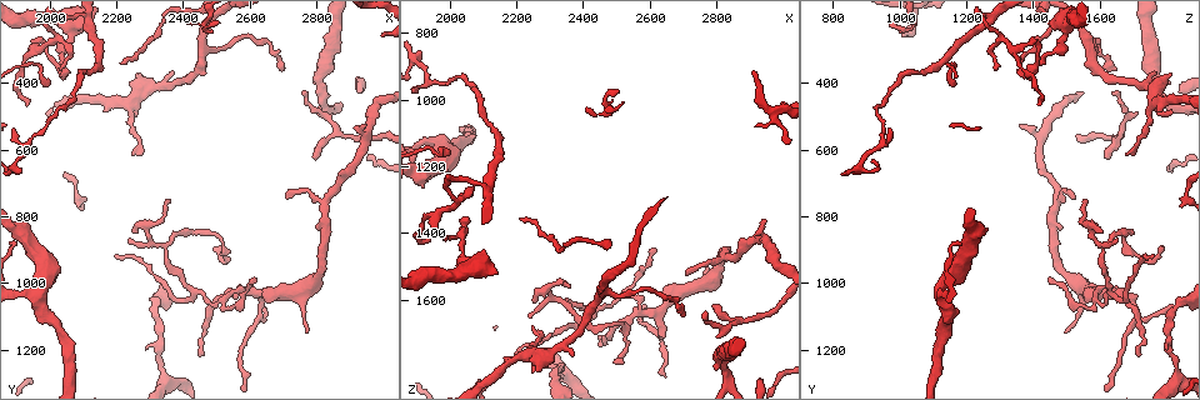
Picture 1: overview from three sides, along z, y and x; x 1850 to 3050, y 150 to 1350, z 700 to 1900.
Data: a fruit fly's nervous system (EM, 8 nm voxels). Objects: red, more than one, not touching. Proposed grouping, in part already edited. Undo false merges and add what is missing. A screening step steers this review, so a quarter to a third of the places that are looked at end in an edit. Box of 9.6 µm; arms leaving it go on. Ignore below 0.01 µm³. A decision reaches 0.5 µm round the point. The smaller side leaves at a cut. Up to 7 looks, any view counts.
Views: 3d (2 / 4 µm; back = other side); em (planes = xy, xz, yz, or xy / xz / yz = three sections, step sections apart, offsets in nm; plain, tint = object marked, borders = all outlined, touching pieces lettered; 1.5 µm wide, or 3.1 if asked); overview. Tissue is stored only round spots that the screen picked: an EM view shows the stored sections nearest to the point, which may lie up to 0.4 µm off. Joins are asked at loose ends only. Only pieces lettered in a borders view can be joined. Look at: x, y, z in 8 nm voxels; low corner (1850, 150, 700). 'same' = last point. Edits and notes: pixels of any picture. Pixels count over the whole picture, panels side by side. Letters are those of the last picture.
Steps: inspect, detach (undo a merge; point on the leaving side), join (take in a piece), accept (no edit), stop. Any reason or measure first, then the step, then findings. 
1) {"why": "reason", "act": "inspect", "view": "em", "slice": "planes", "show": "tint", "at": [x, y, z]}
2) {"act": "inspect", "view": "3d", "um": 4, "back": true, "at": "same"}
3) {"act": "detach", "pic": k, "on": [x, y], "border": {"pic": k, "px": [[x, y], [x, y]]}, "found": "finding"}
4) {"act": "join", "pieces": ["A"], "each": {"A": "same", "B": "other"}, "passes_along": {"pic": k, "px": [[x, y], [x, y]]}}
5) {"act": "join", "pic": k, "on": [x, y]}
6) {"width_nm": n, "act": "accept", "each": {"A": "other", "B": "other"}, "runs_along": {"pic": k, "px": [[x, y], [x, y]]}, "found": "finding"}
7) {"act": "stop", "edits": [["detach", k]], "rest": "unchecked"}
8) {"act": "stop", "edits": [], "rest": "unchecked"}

{"act": "inspect", "view": "3d", "um": 2, "back": true, "at": [2040, 350, 1410]}

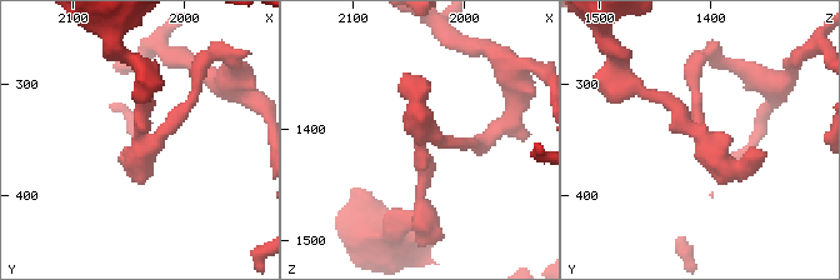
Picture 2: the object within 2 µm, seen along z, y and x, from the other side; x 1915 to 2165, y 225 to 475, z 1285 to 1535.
{"act": "inspect", "view": "em", "slice": "yz", "step": 8, "show": "tint", "at": [2032, 344, 1412]}

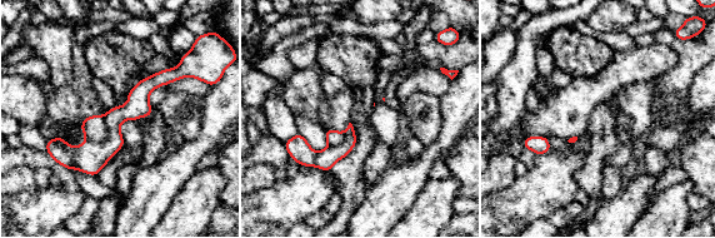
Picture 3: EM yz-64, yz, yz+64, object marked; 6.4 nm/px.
{"act": "inspect", "view": "em", "slice": "planes", "show": "borders", "at": "same"}

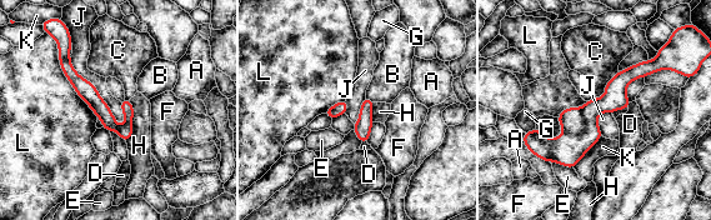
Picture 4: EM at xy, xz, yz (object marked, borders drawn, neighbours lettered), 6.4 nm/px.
{"act": "detach", "pic": 4, "on": [572, 121], "each": {"A": "other", "B": "other", "C": "other", "D": "other", "E": "other", "F": "other", "G": "other", "H": "other", "J": "other", "K": "other", "L": "other"}, "part_leaving": {"pic": 4, "px": [[66, 56], [68, 70], [114, 128]]}, "found": "two cells meet here"}

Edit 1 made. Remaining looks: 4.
{"why": "thin end", "act": "inspect", "view": "3d", "um": 4, "at": [2500, 890, 1790]}

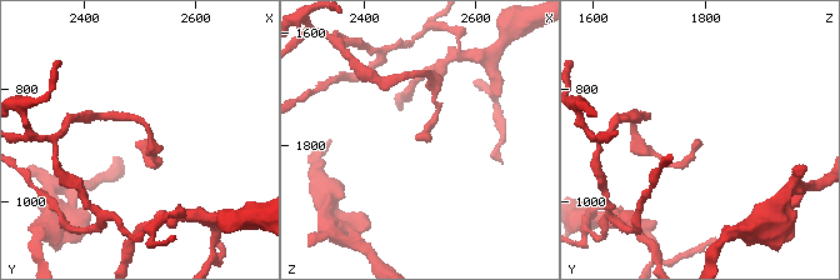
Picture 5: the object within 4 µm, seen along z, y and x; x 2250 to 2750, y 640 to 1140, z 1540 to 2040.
{"why": "shape alone is not enough", "act": "inspect", "view": "em", "slice": "planes", "show": "borders", "at": [2490, 895, 1785]}

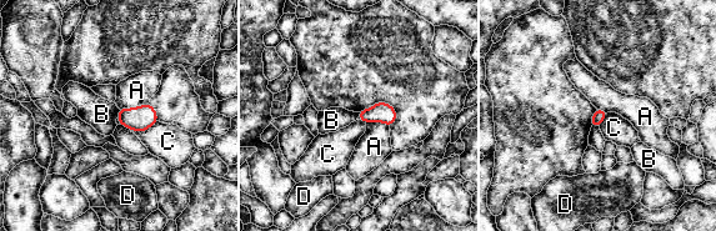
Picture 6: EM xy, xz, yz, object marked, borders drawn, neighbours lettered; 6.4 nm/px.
{"act": "accept", "each": {"A": "other", "B": "other", "C": "other", "D": "other"}, "border": {"pic": 6, "px": [[119, 109], [116, 117]]}, "found": "none of them fits"}

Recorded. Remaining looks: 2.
{"why": "branch stops here", "act": "inspect", "view": "em", "slice": "xz", "step": 8, "show": "plain", "at": [2360, 740, 1570]}

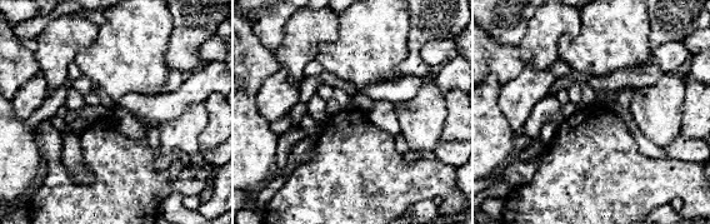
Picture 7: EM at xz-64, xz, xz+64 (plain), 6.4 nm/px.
{"why": "what lies round it", "act": "inspect", "view": "em", "slice": "xz", "step": 8, "show": "borders", "at": "same"}

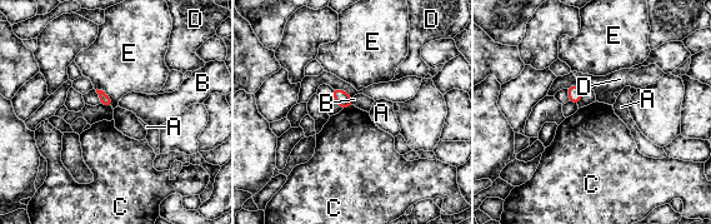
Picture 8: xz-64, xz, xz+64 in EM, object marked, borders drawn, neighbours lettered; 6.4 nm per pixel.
{"act": "accept", "each": {"A": "other", "B": "other", "C": "other", "D": "other", "E": "other"}, "border": {"pic": 8, "px": [[95, 89], [101, 89], [113, 106]]}, "found": "no lettered piece goes on from it"}

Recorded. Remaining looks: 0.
{"act": "stop", "edits": [["detach", 4]], "rest": "unchecked"}

